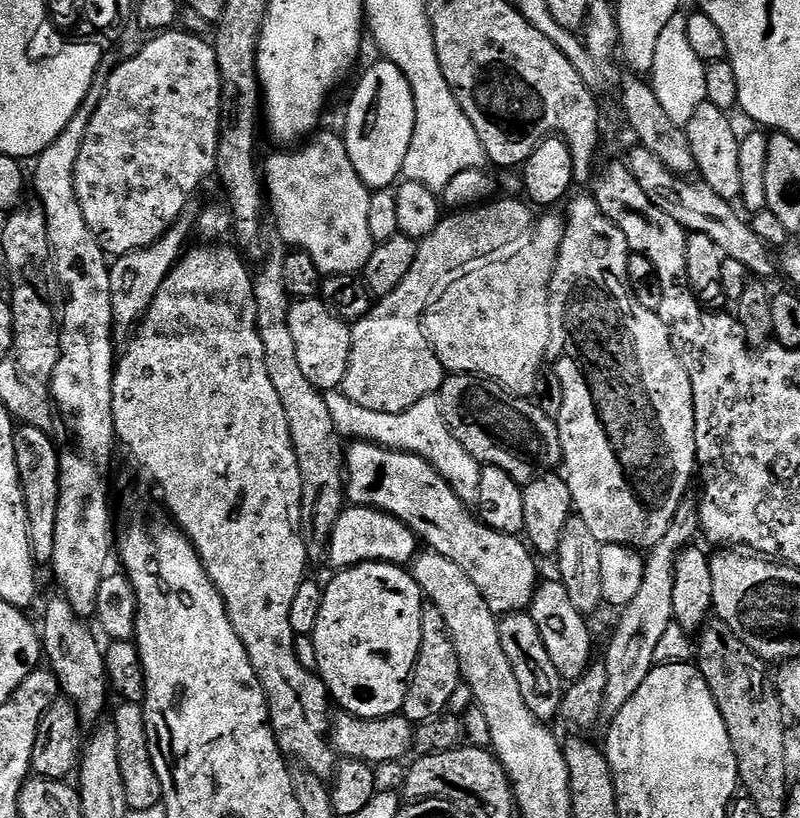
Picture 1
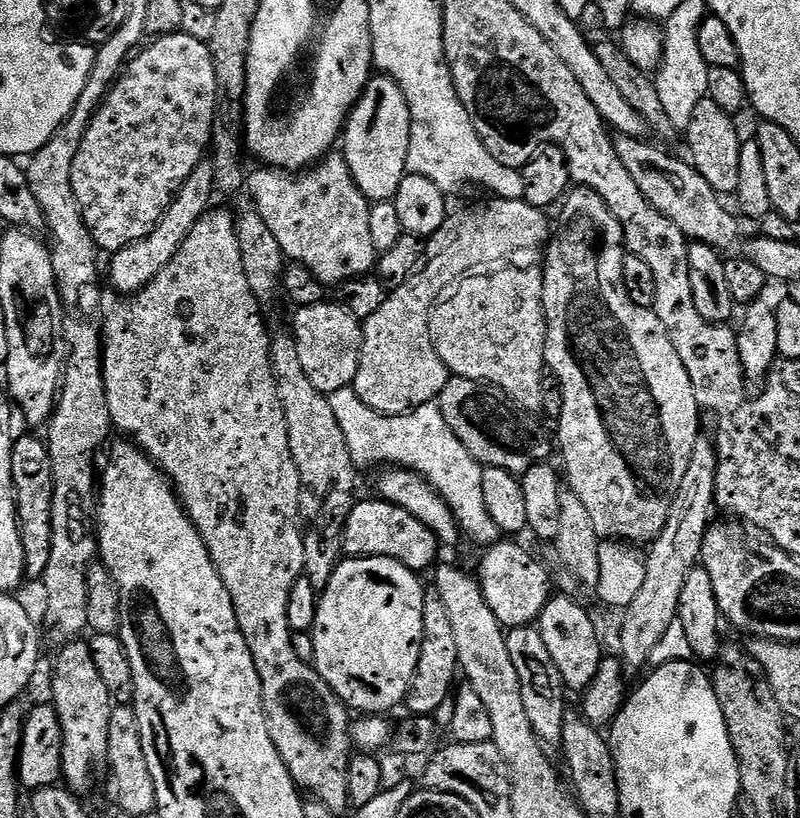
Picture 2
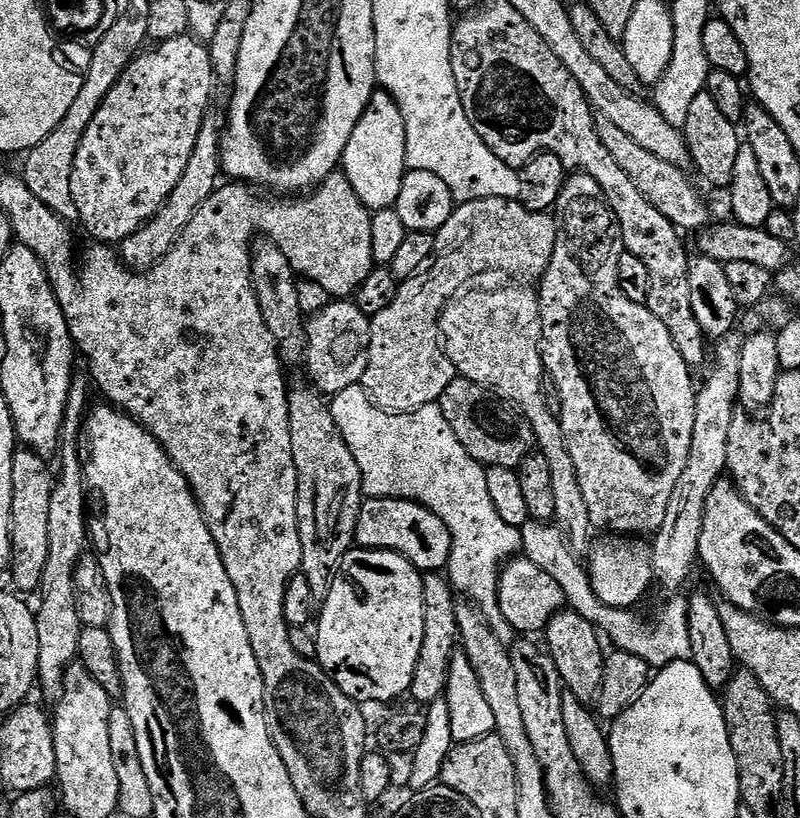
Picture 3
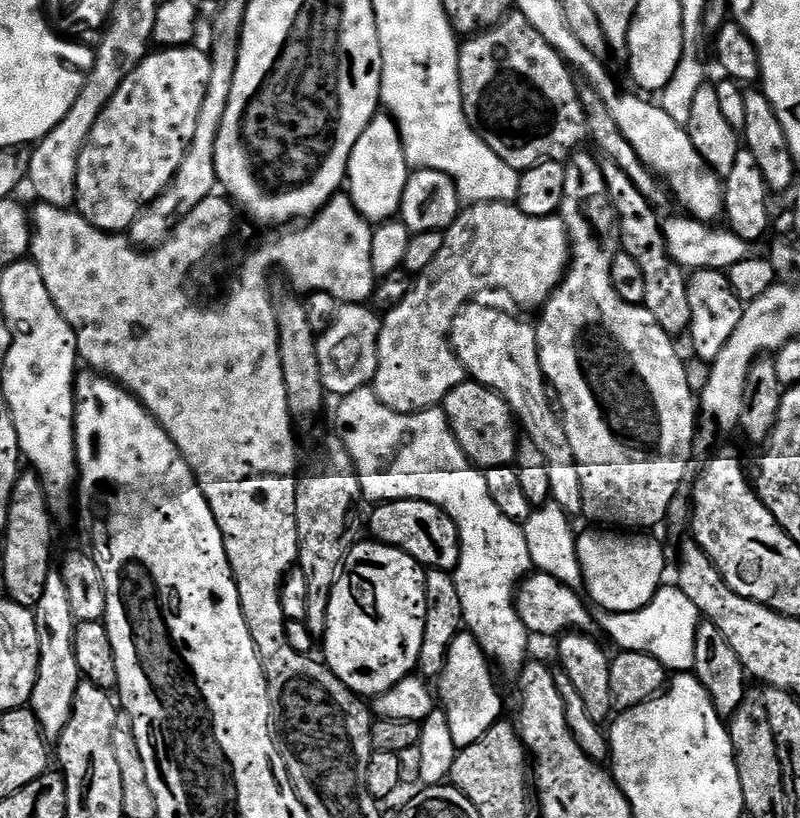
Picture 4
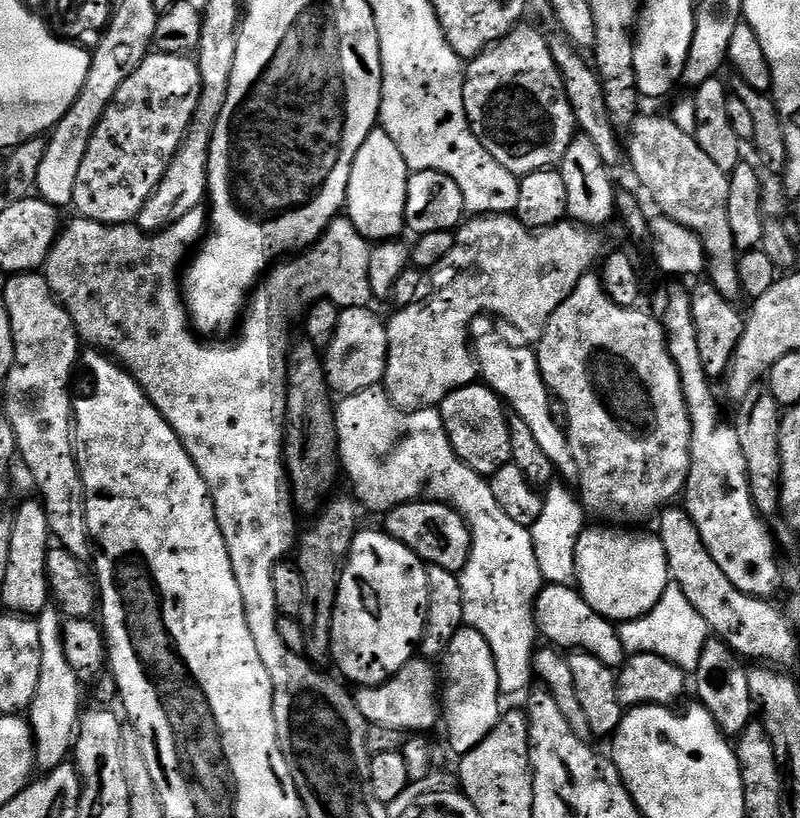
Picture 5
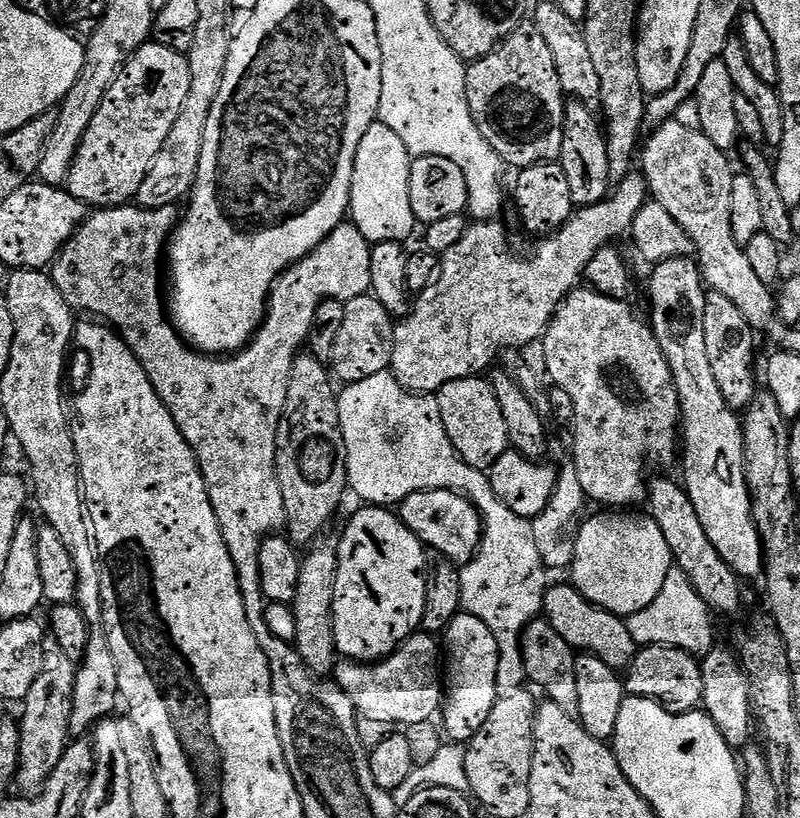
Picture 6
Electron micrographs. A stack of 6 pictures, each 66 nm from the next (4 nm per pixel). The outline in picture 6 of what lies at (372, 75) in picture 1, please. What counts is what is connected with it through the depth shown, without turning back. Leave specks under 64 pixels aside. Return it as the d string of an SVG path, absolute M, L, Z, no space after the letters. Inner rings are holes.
M373 122L366 134L362 134L362 142L358 146L348 203L351 223L356 225L369 244L404 242L418 228L416 215L410 206L411 169L412 160L402 138L398 138L390 126Z

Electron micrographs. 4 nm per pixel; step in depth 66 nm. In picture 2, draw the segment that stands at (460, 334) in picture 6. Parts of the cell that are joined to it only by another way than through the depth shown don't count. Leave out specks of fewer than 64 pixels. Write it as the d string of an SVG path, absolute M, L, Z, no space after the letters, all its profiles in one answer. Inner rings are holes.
M522 198L492 199L494 200L472 204L461 212L453 211L444 225L433 236L427 237L424 261L416 269L416 273L406 278L402 286L391 289L382 302L381 308L378 309L378 314L363 321L364 337L358 362L358 374L353 378L350 387L356 391L358 398L362 398L362 402L366 402L366 406L370 406L375 412L381 412L387 416L400 416L403 412L410 412L423 404L433 403L446 386L450 373L448 367L442 362L442 358L436 356L428 323L432 317L433 308L449 289L459 284L465 276L483 269L480 268L483 264L499 265L504 262L499 260L504 260L515 252L524 252L527 248L536 248L549 239L550 224L548 228L548 220L544 217L547 215L541 209L530 206Z

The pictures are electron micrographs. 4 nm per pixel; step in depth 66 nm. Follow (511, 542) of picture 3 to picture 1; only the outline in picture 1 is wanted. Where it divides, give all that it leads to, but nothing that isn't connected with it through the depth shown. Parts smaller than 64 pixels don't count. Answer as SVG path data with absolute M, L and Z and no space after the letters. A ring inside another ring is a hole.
M339 390L325 391L324 401L341 437L351 438L356 442L381 444L383 448L391 448L394 452L409 452L420 456L426 462L430 462L430 466L434 466L434 470L438 470L442 478L446 478L454 494L458 494L458 498L462 498L464 504L475 505L482 465L464 449L458 438L454 438L454 434L450 434L446 418L442 418L442 406L436 396L422 398L422 402L414 402L410 410L398 414L366 410L358 406L358 402L350 402L350 398L346 398L346 394Z

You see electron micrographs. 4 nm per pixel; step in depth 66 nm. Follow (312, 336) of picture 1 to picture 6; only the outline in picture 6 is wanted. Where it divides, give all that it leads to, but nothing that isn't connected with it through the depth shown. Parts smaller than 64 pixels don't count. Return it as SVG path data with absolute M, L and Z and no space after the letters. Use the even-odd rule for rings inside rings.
M369 294L347 301L342 314L342 330L338 333L338 342L334 342L334 354L330 361L335 379L347 386L389 371L395 337L394 317L375 296Z

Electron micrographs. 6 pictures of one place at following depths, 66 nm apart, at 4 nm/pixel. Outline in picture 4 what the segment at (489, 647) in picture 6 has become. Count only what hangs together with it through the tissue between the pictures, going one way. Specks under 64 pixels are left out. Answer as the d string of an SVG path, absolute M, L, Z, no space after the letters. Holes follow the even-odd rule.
M462 630L455 636L448 648L447 666L440 677L442 688L440 692L438 690L438 698L442 700L440 704L446 711L450 734L458 750L482 738L503 715L502 700L490 668L492 666L487 653L471 632Z

